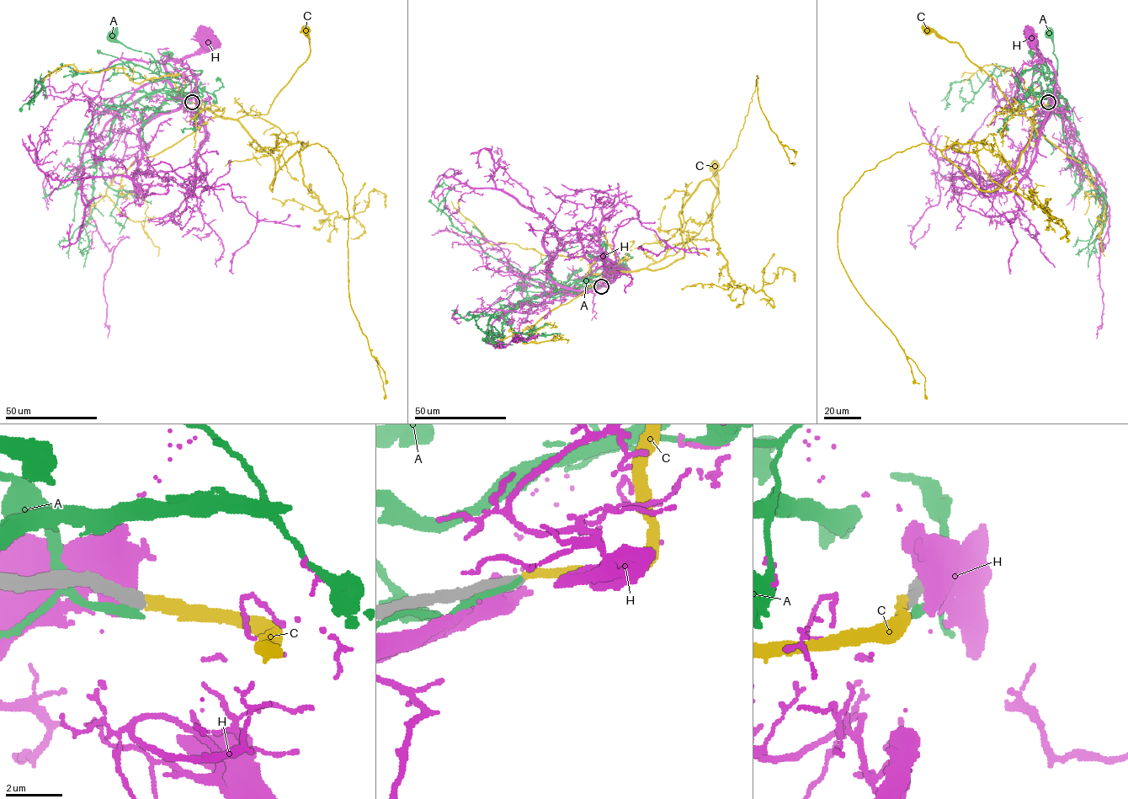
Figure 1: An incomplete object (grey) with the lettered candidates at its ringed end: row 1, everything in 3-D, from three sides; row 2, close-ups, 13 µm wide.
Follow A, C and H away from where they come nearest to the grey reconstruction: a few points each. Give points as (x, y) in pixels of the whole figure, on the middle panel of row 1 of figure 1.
A: (600, 286), (594, 289), (588, 284), (568, 295), (556, 290), (525, 291), (523, 287)
C: (601, 286), (609, 284), (612, 271), (645, 268), (673, 255), (696, 236), (719, 203), (715, 167)
H: (599, 287), (582, 294), (574, 290), (582, 280), (593, 281), (614, 274), (614, 269)

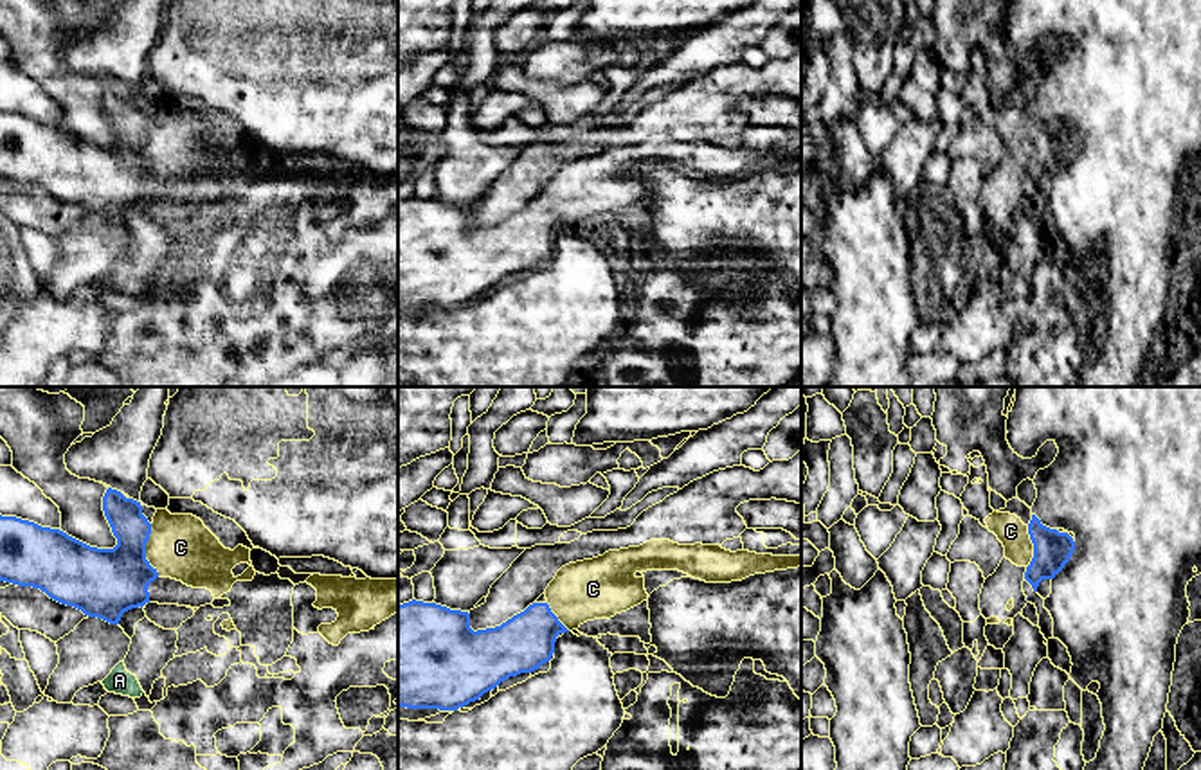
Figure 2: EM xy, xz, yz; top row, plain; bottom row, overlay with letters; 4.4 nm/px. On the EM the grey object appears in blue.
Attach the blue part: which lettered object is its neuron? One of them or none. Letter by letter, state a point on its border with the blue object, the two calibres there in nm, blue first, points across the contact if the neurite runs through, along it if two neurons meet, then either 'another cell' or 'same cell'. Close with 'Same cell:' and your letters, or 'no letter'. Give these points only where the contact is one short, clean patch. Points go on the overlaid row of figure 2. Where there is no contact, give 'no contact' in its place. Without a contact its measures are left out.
A: no contact; another cell
C: meets blue in xy at (144, 551); 320 nm thick on the blue side, 280 nm on the other; runs through xy (103, 583), (116, 580), (144, 551), (180, 547); same cell
H: no contact; another cell
Same cell: C

